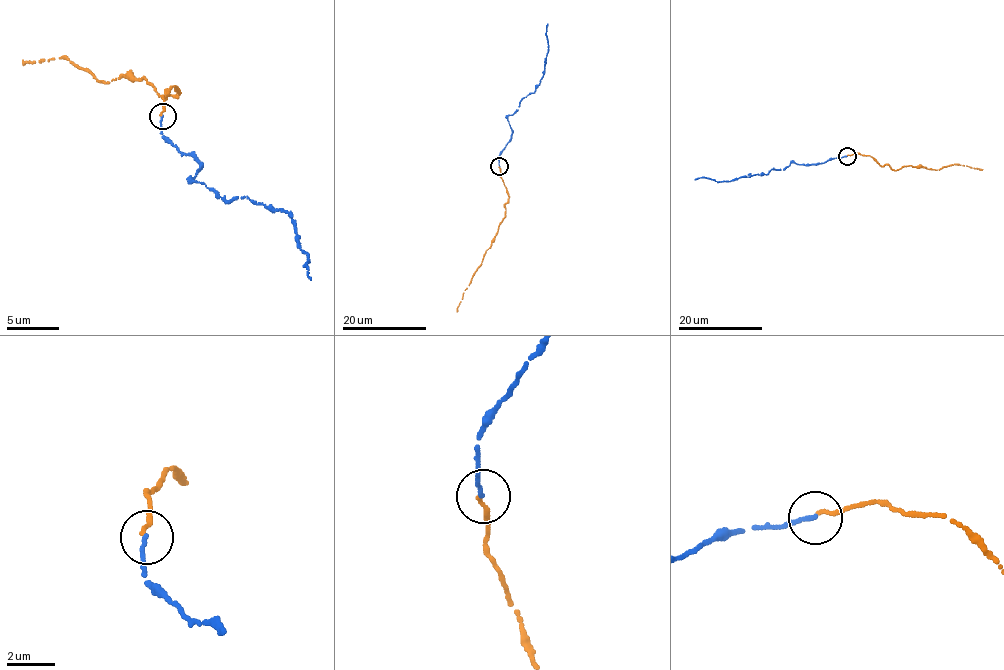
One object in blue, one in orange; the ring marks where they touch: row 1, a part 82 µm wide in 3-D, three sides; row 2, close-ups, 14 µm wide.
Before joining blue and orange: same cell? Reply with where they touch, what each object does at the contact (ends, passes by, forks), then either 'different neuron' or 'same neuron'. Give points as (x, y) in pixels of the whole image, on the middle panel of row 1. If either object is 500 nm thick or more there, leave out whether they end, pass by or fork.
(499, 166) | blue ends | orange ends | same neuron

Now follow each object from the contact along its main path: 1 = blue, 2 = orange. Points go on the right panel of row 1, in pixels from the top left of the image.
1: (847, 156), (822, 163), (791, 162), (767, 174), (730, 181), (694, 179)
2: (847, 155), (871, 156), (879, 165), (888, 164), (896, 170), (907, 165), (935, 170), (957, 163), (982, 170)

